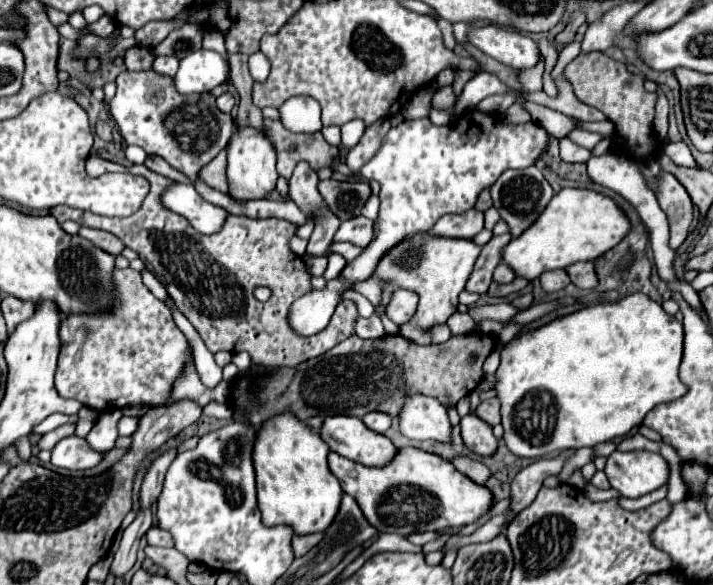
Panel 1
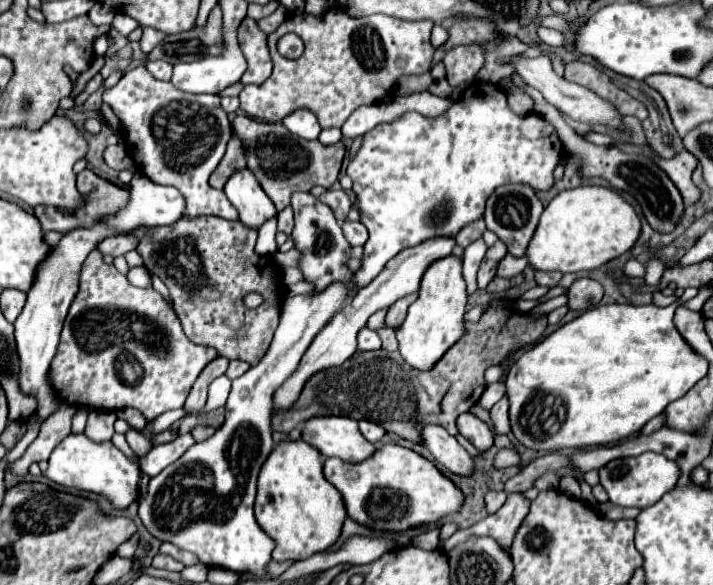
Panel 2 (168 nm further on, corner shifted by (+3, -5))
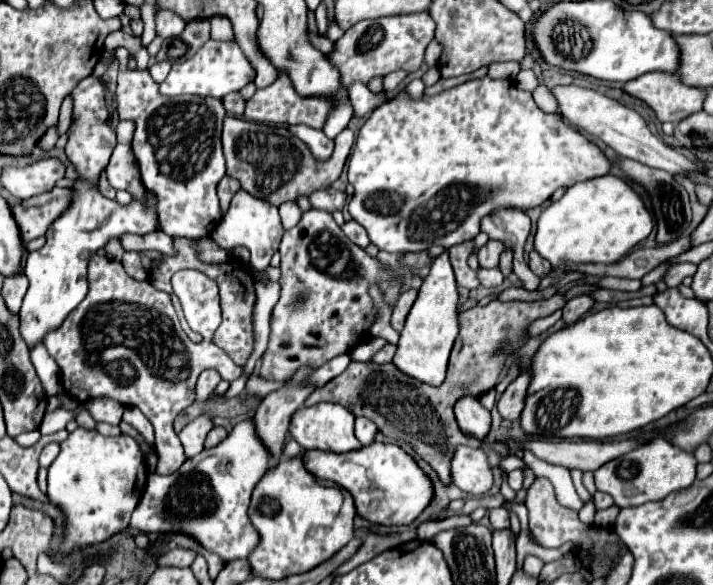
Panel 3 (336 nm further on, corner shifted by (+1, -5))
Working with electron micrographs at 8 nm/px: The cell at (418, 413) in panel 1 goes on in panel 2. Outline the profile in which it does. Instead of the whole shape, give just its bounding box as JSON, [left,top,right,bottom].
[420,425,472,475]

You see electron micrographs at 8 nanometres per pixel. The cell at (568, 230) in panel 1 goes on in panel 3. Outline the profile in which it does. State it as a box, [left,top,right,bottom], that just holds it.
[534,175,654,267]

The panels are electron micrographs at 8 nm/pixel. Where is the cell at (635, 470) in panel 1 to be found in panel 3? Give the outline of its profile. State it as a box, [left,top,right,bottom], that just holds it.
[594,439,696,507]

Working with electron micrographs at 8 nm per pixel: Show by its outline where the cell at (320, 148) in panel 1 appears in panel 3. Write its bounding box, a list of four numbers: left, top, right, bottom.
[222,115,354,207]

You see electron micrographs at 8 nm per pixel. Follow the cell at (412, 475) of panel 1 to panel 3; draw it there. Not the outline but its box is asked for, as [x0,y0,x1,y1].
[302,443,432,525]

